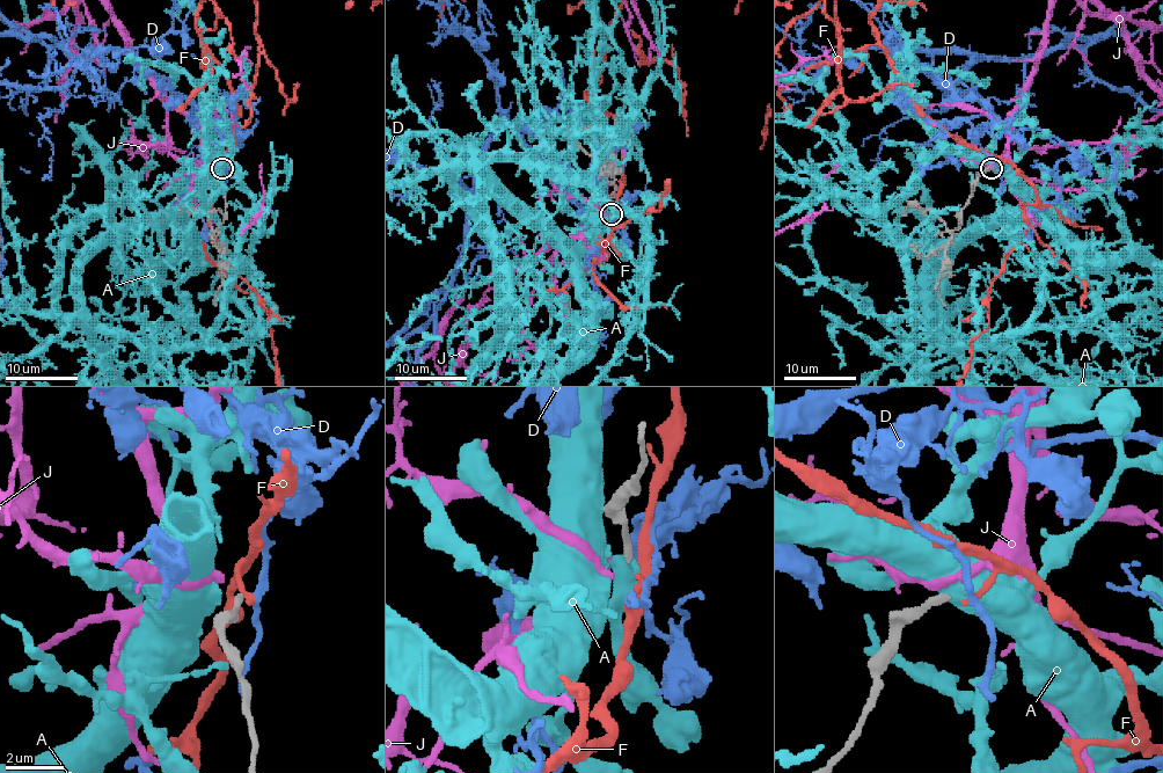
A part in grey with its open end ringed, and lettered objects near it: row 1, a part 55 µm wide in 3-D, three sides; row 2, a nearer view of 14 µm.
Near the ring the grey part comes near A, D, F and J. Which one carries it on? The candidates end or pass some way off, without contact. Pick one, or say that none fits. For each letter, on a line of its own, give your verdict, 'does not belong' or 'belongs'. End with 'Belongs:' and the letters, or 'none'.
A: does not belong
D: does not belong
F: belongs
J: does not belong
Belongs: F

